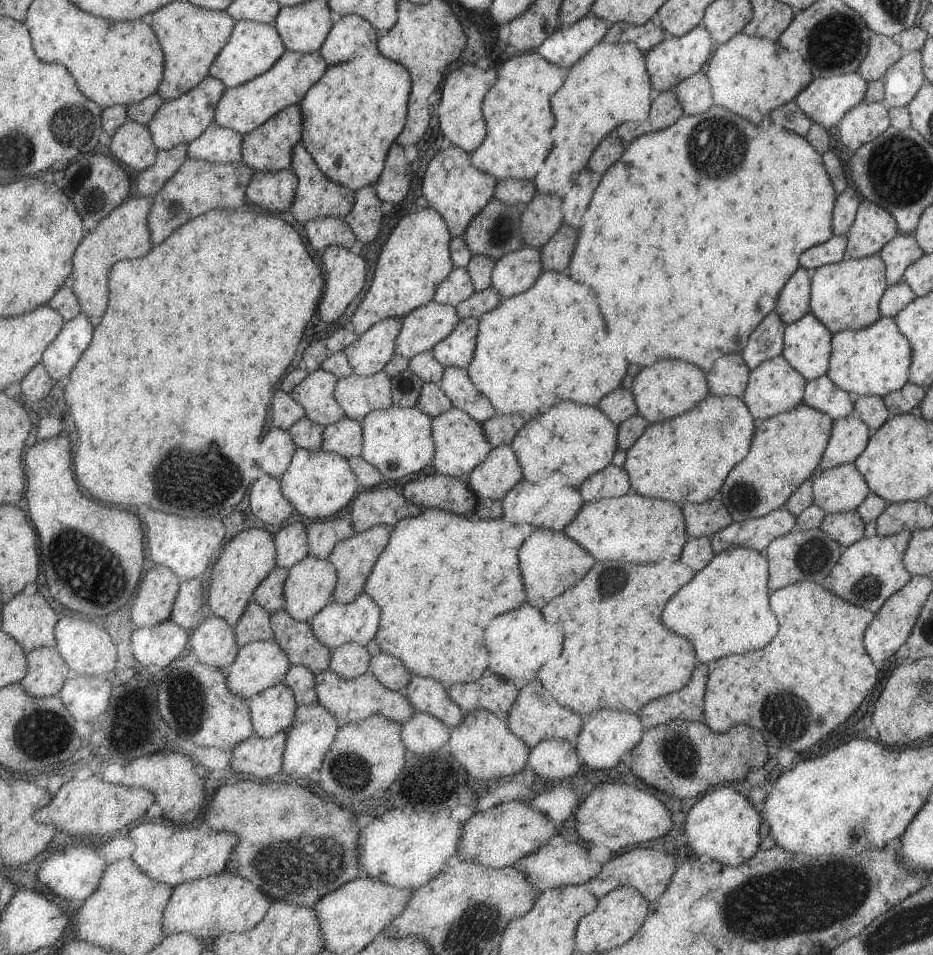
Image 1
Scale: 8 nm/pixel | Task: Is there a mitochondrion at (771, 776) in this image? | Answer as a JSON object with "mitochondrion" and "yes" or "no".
{"mitochondrion":"no"}

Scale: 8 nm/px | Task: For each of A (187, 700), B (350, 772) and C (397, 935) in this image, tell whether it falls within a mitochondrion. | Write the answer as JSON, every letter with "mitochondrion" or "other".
{"A":"mitochondrion","B":"mitochondrion","C":"other"}

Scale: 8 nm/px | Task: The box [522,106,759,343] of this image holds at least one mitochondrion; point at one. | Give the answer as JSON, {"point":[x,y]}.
{"point":[717,139]}

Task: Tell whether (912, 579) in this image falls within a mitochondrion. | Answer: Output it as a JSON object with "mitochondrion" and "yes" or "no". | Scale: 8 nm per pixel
{"mitochondrion":"no"}

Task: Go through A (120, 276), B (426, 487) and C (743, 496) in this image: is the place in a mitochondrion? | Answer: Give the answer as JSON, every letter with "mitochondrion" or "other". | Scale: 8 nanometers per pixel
{"A":"other","B":"other","C":"mitochondrion"}

